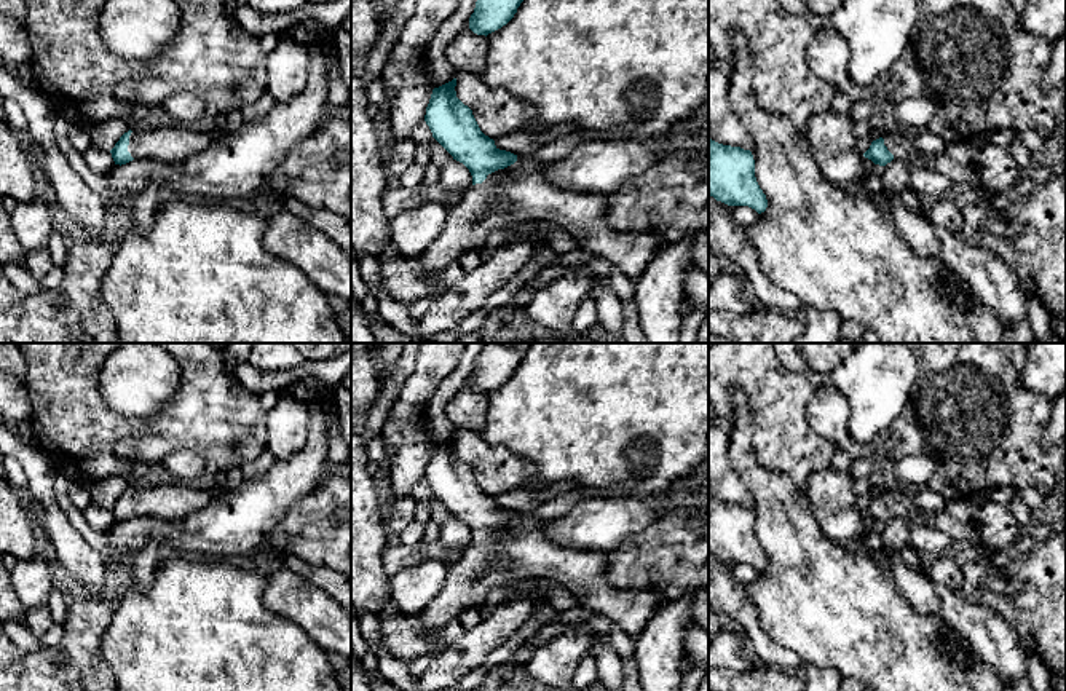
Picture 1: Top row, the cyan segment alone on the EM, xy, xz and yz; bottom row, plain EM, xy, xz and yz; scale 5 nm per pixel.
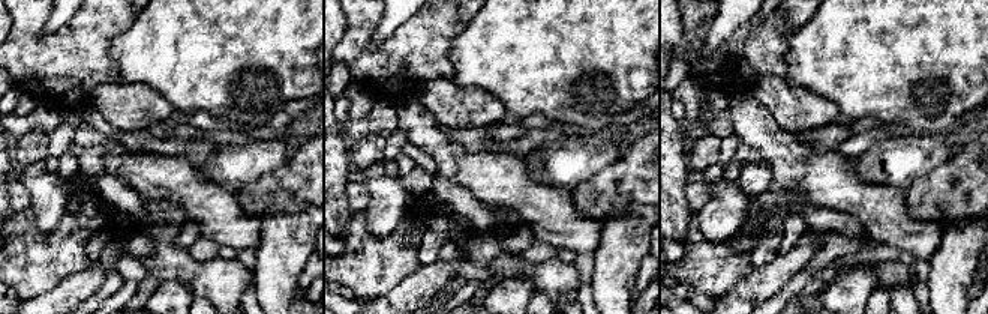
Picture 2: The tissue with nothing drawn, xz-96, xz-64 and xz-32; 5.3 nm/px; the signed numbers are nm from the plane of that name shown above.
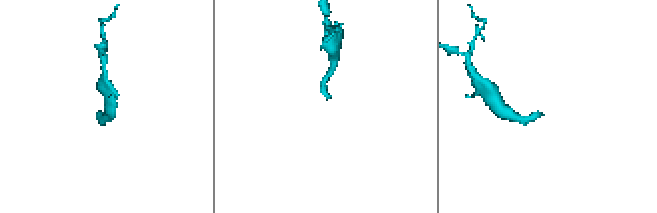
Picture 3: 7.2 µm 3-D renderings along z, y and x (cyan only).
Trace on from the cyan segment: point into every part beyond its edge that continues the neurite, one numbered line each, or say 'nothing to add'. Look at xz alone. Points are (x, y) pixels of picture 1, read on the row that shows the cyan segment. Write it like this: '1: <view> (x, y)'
1: xz (522, 193)

